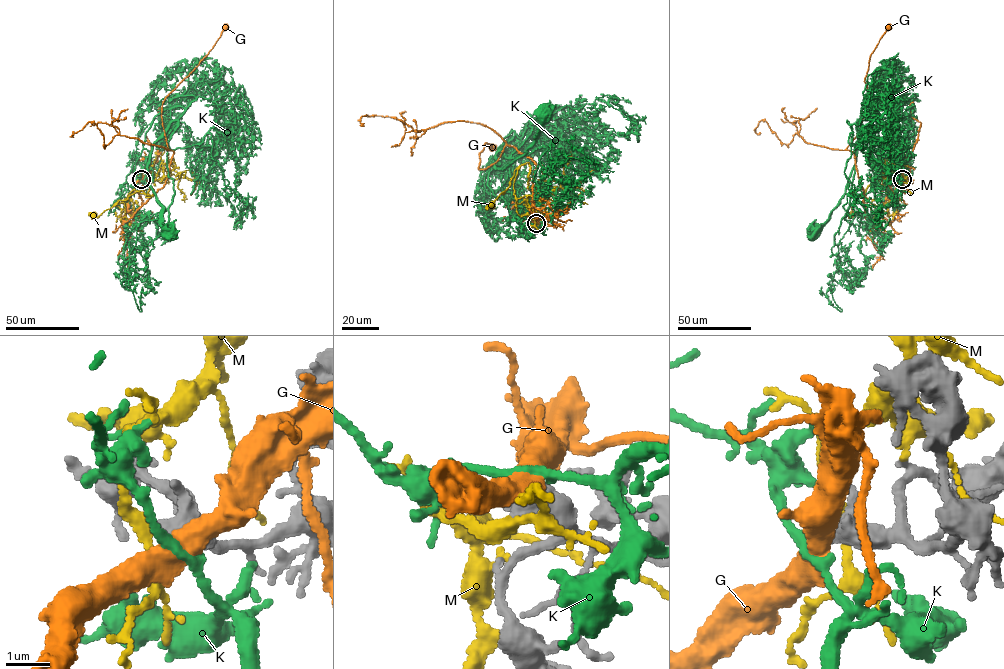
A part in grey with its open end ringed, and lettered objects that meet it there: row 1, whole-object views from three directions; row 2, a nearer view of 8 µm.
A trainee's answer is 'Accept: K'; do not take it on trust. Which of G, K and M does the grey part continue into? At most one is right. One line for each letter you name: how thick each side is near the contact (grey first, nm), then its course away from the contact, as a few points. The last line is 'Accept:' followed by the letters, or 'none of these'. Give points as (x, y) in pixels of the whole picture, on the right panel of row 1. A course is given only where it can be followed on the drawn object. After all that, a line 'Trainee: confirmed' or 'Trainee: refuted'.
K: 400 nm thick on the grey side, 190 nm on the other; it runs (902, 179), (888, 174), (879, 157), (877, 120), (864, 106), (845, 193), (815, 233)
Accept: K
Trainee: confirmed

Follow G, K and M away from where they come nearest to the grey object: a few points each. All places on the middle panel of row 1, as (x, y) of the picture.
G: (536, 223), (529, 214), (533, 211), (534, 162), (506, 145), (495, 162), (478, 169), (485, 143), (492, 147)
K: (536, 223), (511, 192), (499, 198), (487, 184), (504, 154), (496, 153), (502, 168), (522, 156), (545, 116)
M: (535, 224), (528, 216), (538, 197), (529, 189), (528, 163), (514, 171), (510, 185), (490, 205)

